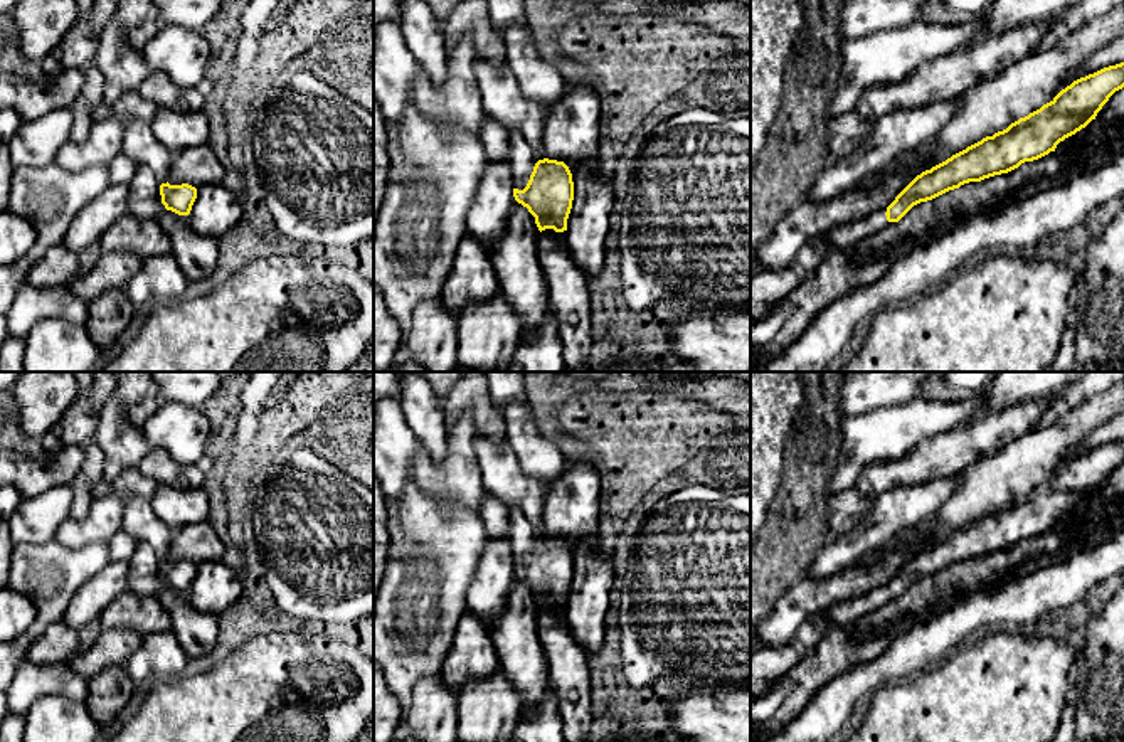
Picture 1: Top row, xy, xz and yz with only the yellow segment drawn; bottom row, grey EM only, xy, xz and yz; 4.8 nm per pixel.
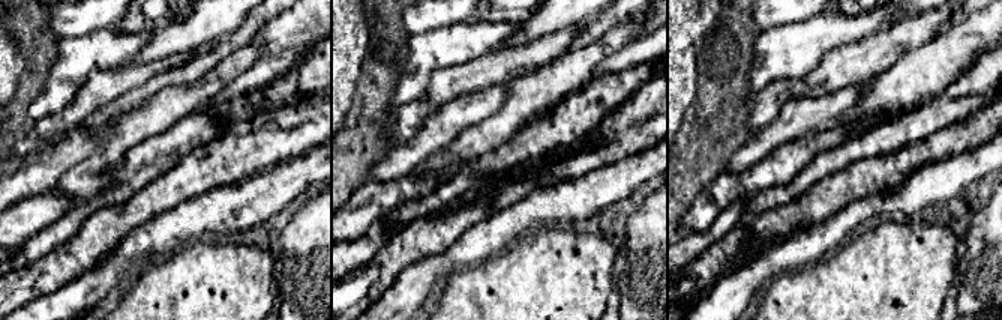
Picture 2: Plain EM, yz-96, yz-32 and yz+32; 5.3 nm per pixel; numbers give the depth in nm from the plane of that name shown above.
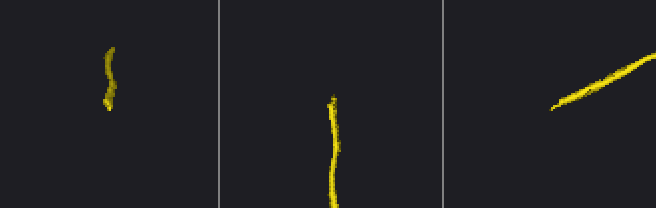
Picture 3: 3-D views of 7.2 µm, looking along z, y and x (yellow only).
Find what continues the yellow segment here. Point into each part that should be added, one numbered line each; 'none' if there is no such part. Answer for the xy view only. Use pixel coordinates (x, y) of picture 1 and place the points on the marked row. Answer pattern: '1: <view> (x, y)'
1: xy (143, 201)

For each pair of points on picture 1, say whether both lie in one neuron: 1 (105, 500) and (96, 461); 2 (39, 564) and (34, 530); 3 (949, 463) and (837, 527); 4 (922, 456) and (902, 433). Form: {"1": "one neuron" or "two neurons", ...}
{"1": "two neurons", "2": "two neurons", "3": "one neuron", "4": "two neurons"}

